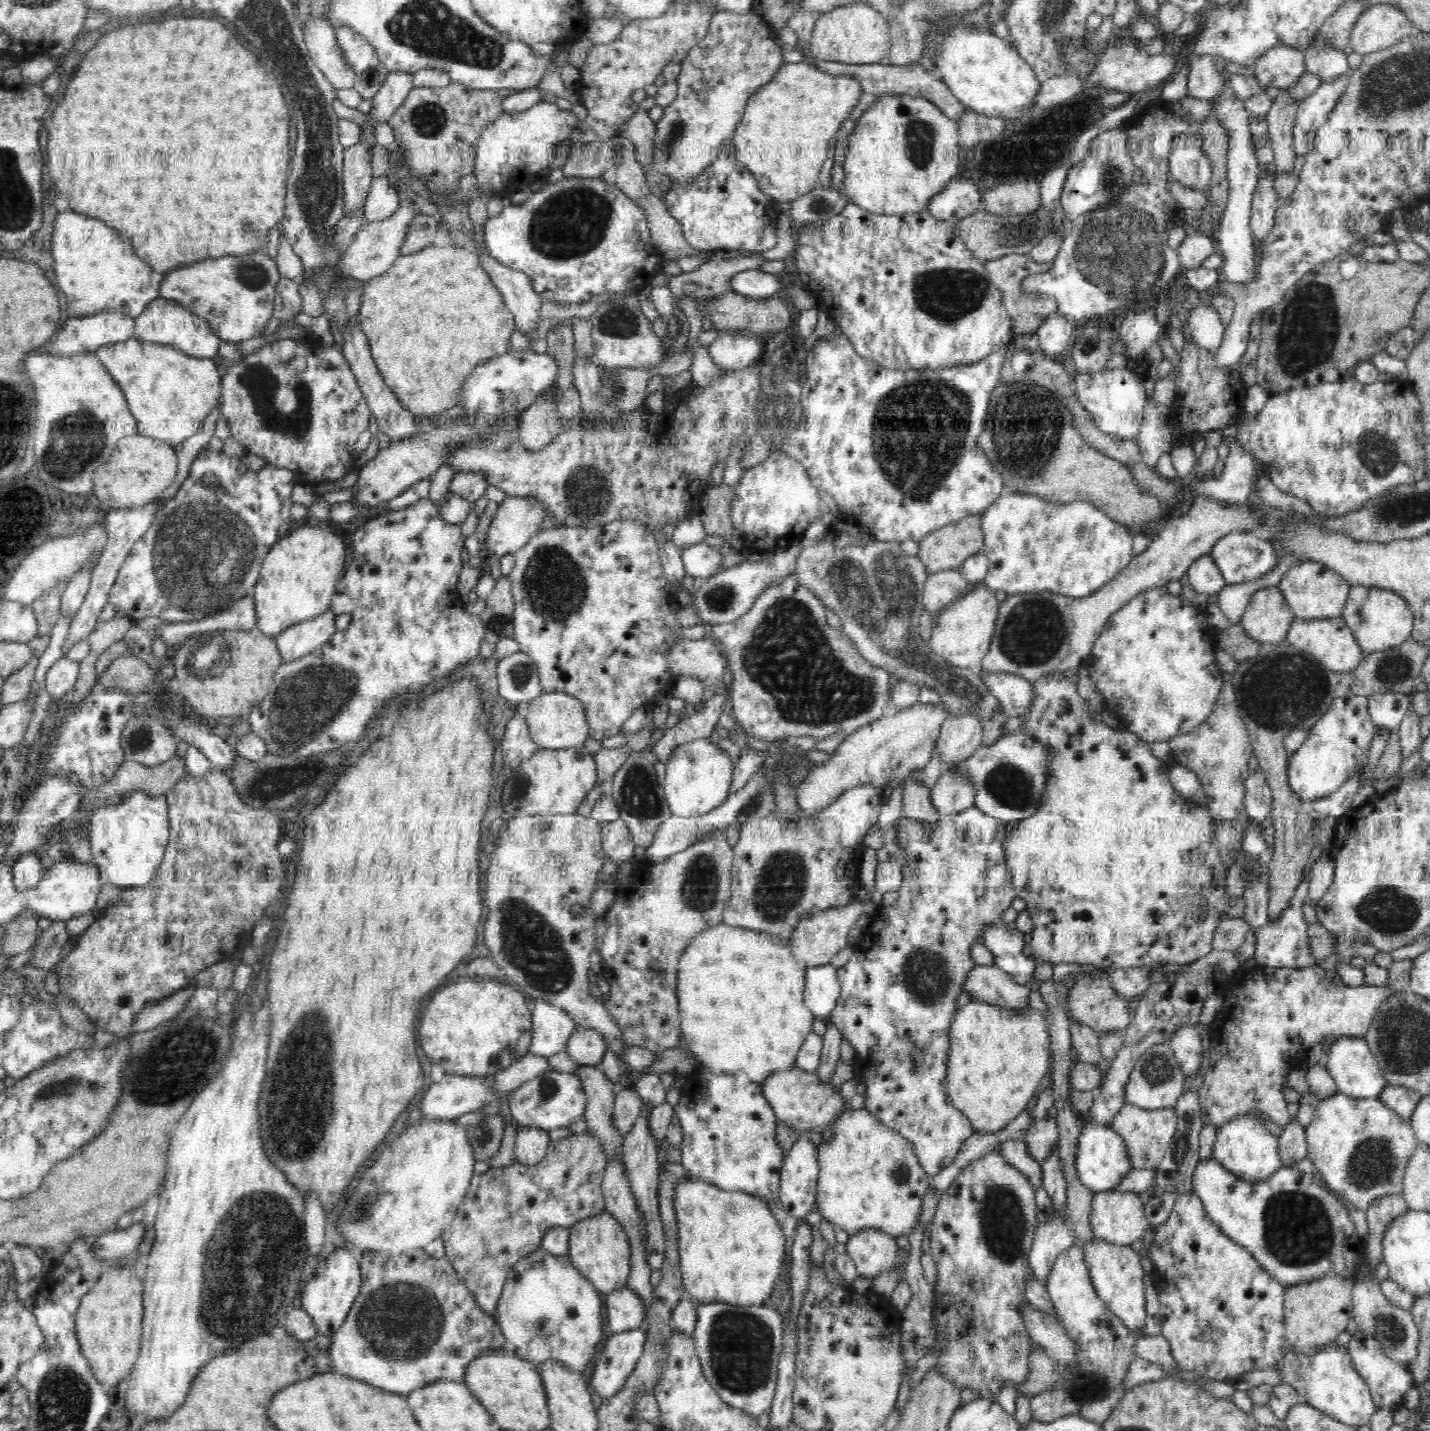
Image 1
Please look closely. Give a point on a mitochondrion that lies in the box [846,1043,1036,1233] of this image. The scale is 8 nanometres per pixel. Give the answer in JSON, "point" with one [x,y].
{"point":[899,1174]}

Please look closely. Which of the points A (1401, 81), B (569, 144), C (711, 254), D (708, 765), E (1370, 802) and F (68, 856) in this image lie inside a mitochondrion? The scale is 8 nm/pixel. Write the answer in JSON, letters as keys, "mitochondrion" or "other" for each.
{"A":"mitochondrion","B":"other","C":"other","D":"other","E":"other","F":"other"}

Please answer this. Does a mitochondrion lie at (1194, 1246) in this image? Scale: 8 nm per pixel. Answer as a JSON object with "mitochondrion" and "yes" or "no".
{"mitochondrion":"no"}

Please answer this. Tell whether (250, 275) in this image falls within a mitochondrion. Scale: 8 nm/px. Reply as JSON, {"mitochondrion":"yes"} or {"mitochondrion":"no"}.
{"mitochondrion":"yes"}

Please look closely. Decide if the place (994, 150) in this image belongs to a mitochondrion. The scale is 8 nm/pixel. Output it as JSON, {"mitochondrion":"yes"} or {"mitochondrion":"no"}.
{"mitochondrion":"yes"}

